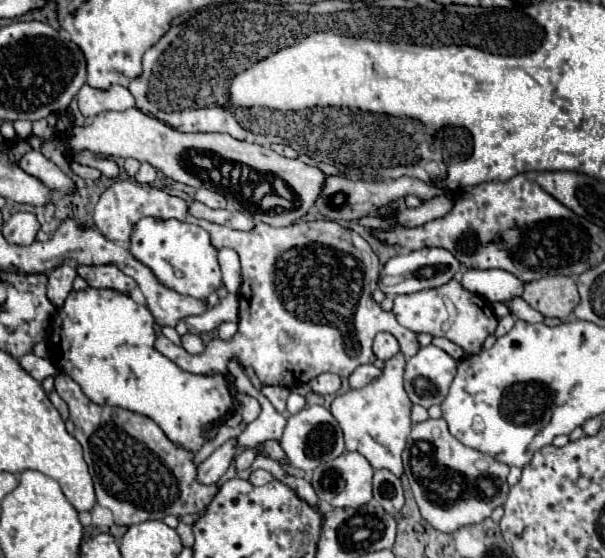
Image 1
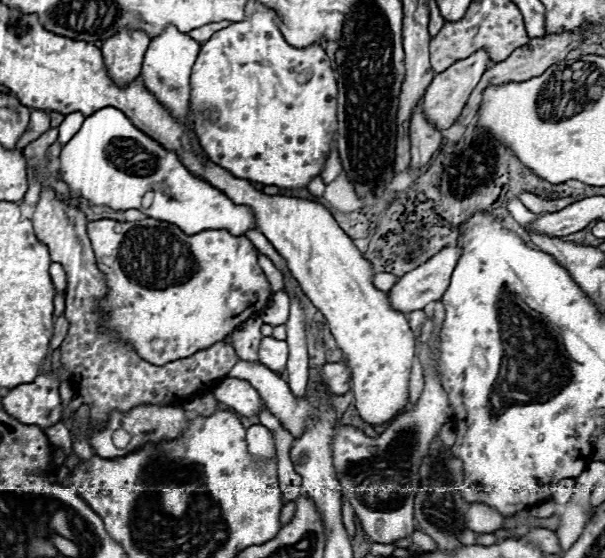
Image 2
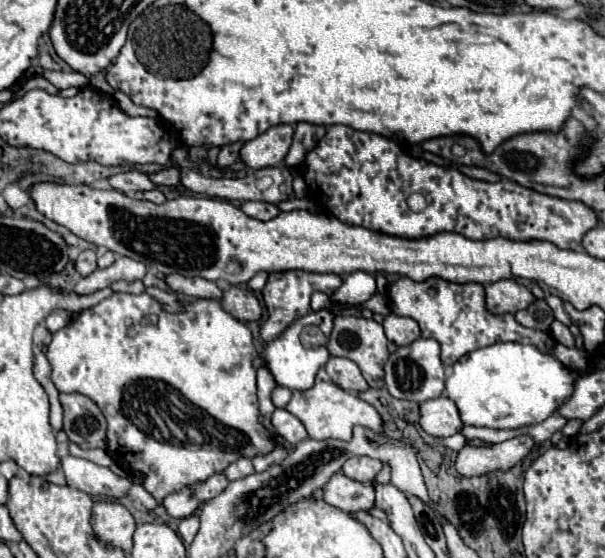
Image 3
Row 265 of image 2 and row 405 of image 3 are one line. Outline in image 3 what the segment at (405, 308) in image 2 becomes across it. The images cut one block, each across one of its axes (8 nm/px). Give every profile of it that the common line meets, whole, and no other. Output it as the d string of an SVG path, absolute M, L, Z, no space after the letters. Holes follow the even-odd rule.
M440 396L422 404L420 426L430 436L446 438L458 434L464 428L464 422L460 420L460 412L456 404L450 398Z

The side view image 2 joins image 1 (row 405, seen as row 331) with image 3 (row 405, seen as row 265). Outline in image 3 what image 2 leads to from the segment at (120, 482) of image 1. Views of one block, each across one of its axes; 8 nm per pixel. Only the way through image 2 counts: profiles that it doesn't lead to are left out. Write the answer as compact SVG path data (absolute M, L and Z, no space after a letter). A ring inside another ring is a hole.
M60 394L64 408L64 432L80 448L106 446L106 420L100 408L82 394Z

